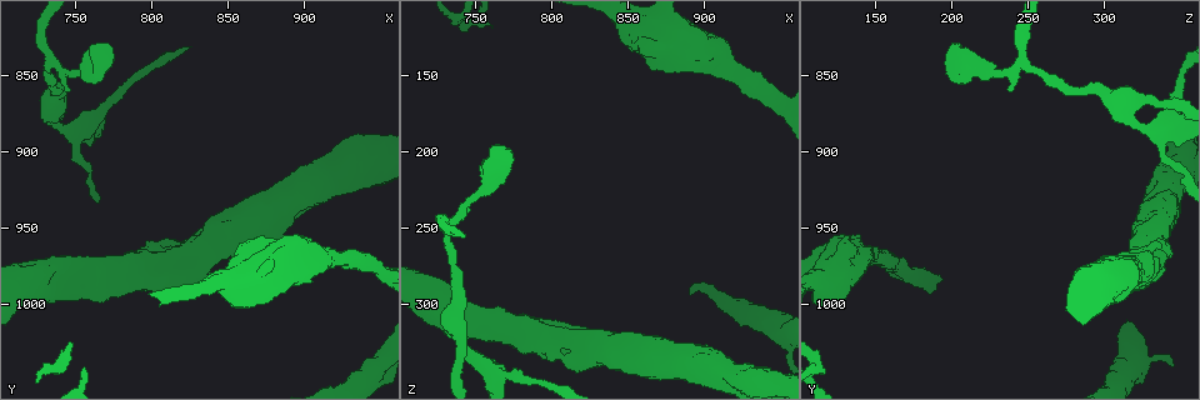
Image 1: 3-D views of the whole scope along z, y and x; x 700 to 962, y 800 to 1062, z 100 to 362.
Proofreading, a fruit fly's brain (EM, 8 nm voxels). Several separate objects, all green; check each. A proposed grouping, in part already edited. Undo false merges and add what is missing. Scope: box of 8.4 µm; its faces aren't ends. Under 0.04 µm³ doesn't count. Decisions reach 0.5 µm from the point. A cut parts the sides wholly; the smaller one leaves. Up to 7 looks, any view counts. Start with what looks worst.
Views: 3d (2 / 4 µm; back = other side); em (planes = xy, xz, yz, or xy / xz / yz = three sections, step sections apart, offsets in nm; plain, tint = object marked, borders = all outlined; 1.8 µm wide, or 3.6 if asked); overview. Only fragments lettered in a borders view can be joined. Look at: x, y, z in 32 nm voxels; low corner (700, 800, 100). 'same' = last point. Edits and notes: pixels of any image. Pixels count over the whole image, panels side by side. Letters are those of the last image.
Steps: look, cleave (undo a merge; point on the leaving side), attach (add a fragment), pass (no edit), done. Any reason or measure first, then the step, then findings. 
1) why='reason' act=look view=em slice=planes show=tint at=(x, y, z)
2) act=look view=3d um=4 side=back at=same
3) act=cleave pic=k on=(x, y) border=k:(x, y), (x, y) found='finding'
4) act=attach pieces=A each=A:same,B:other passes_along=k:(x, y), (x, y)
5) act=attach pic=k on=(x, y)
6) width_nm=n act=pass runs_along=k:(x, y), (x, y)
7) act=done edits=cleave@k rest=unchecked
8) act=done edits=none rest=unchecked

why='stops while still wide' act=look view=3d um=4 at=(760, 838, 196)

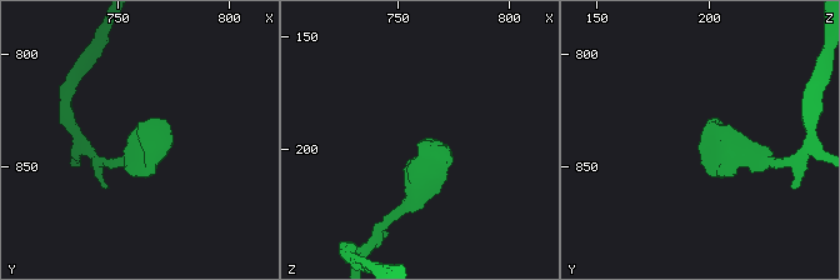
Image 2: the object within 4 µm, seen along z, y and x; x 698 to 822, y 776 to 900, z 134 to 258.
act=look view=em slice=xy step=4 show=borders at=(760, 839, 196)

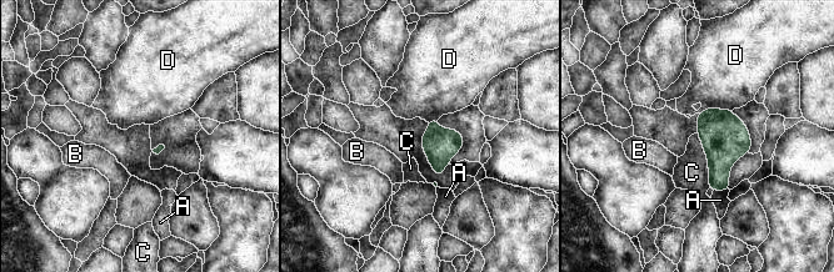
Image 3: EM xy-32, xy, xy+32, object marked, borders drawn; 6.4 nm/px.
act=look view=em slice=planes show=borders at=same

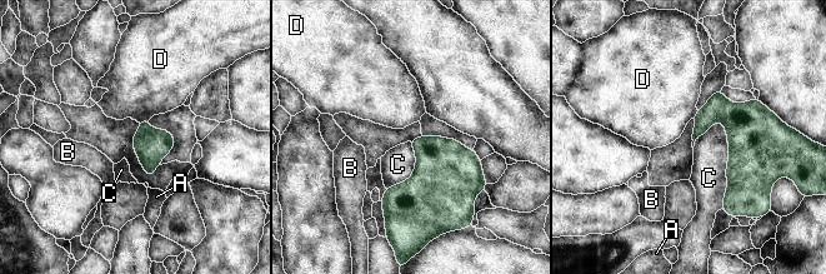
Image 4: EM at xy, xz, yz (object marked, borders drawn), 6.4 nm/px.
act=pass each=A:other,B:other,C:other,D:other border=4:(717, 120), (727, 139), (722, 209) found='none of them fits'

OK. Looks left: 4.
why='sharp bend' act=look view=em slice=xy step=16 show=tint at=(732, 842, 248)

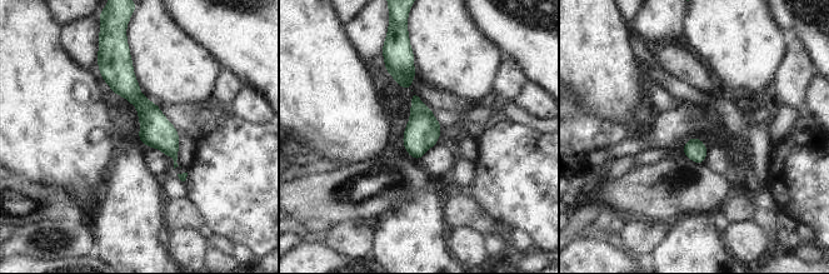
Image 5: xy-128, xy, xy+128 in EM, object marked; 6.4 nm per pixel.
act=look view=em slice=planes show=tint at=same

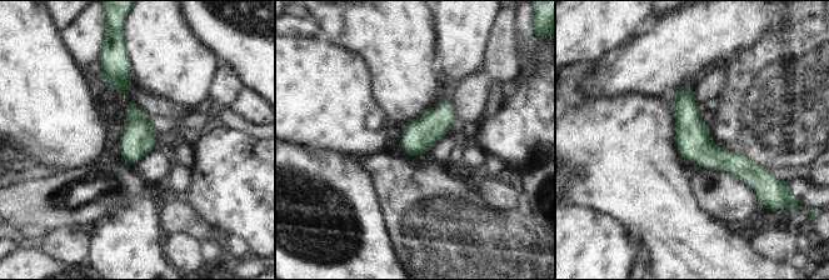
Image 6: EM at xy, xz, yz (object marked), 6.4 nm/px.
act=look view=em slice=planes show=borders at=same

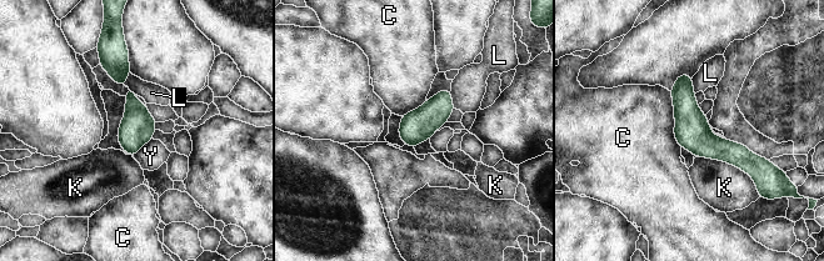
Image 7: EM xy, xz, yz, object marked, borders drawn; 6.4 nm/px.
act=pass each=C:other,K:other,L:other,Y:other border=7:(153, 139), (145, 142), (134, 156) found='one neuron here'

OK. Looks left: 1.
act=done edits=none rest=unchecked

